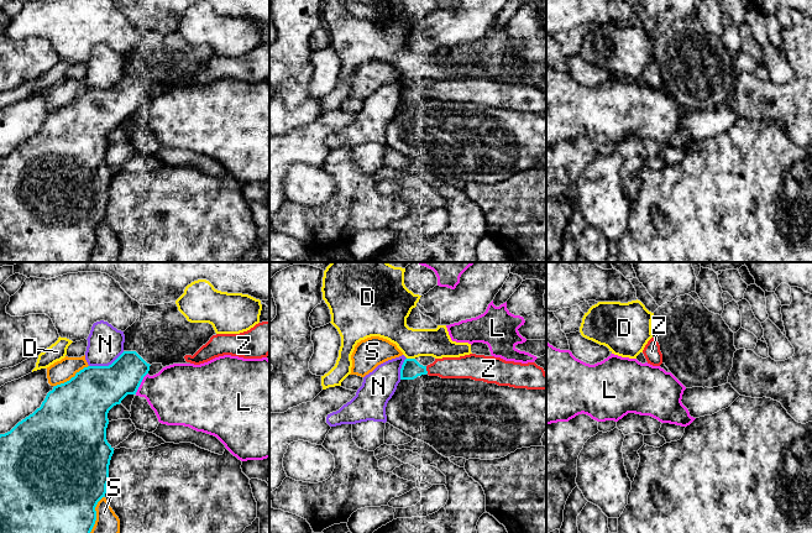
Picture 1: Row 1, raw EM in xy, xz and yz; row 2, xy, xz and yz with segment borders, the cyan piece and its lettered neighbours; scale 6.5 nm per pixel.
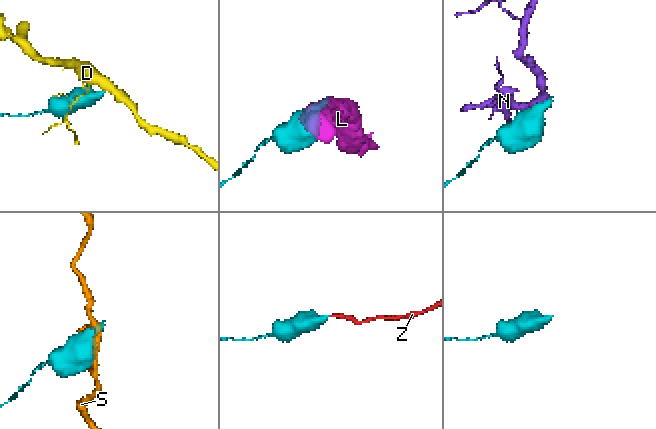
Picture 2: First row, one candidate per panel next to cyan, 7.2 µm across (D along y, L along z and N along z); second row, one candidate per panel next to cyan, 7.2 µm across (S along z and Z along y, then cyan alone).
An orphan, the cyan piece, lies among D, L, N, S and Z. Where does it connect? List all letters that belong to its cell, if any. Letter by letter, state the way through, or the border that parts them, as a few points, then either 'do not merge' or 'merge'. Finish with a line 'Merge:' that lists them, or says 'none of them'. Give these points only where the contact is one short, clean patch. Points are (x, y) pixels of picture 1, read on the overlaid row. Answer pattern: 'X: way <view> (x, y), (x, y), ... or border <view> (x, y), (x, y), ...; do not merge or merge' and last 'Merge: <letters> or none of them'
D: do not merge
L: do not merge
N: do not merge
S: do not merge
Z: merge
Merge: Z

